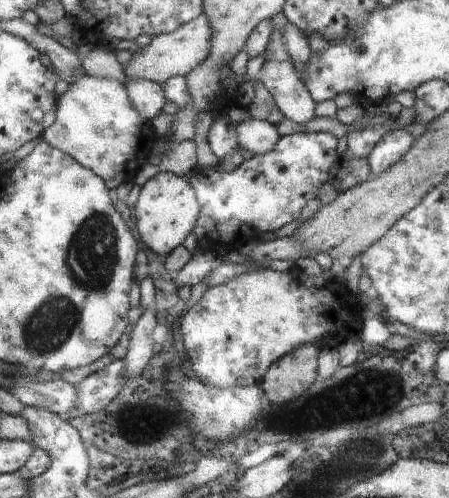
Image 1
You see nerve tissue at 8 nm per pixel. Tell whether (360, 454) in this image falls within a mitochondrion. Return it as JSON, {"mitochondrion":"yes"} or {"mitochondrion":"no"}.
{"mitochondrion":"yes"}

